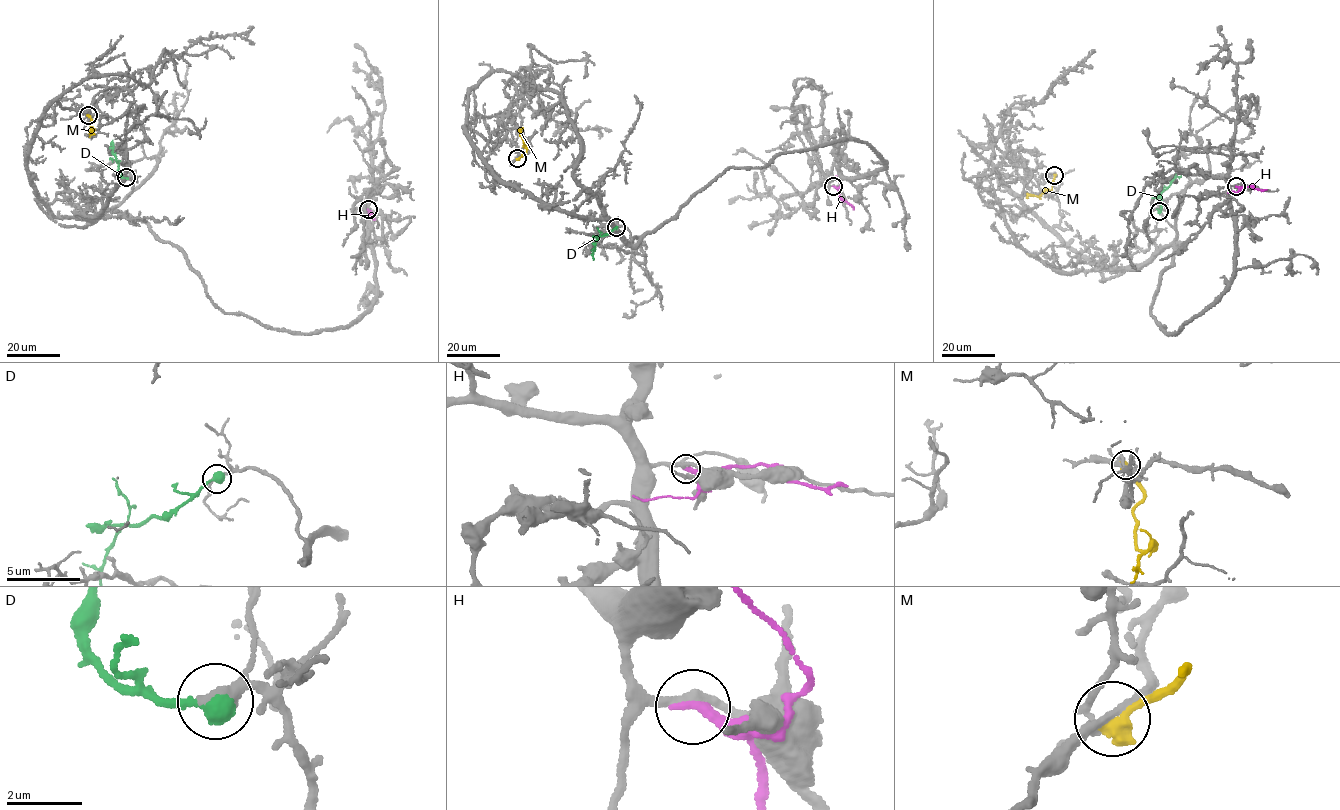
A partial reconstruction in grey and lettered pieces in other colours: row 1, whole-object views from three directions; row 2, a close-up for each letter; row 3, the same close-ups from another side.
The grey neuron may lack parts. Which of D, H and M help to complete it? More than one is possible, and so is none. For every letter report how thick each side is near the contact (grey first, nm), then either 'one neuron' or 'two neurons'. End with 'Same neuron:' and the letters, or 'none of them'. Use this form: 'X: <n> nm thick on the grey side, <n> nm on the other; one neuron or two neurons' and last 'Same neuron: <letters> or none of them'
D: 280 nm thick on the grey side, 550 nm on the other; one neuron
H: 240 nm thick on the grey side, 320 nm on the other; two neurons
M: 200 nm thick on the grey side, 480 nm on the other; two neurons
Same neuron: D

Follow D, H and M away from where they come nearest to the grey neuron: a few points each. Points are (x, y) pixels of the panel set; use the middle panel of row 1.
D: (615, 227), (598, 237), (593, 260)
H: (833, 186), (841, 199), (854, 209)
M: (517, 159), (527, 152), (520, 130), (523, 128)

